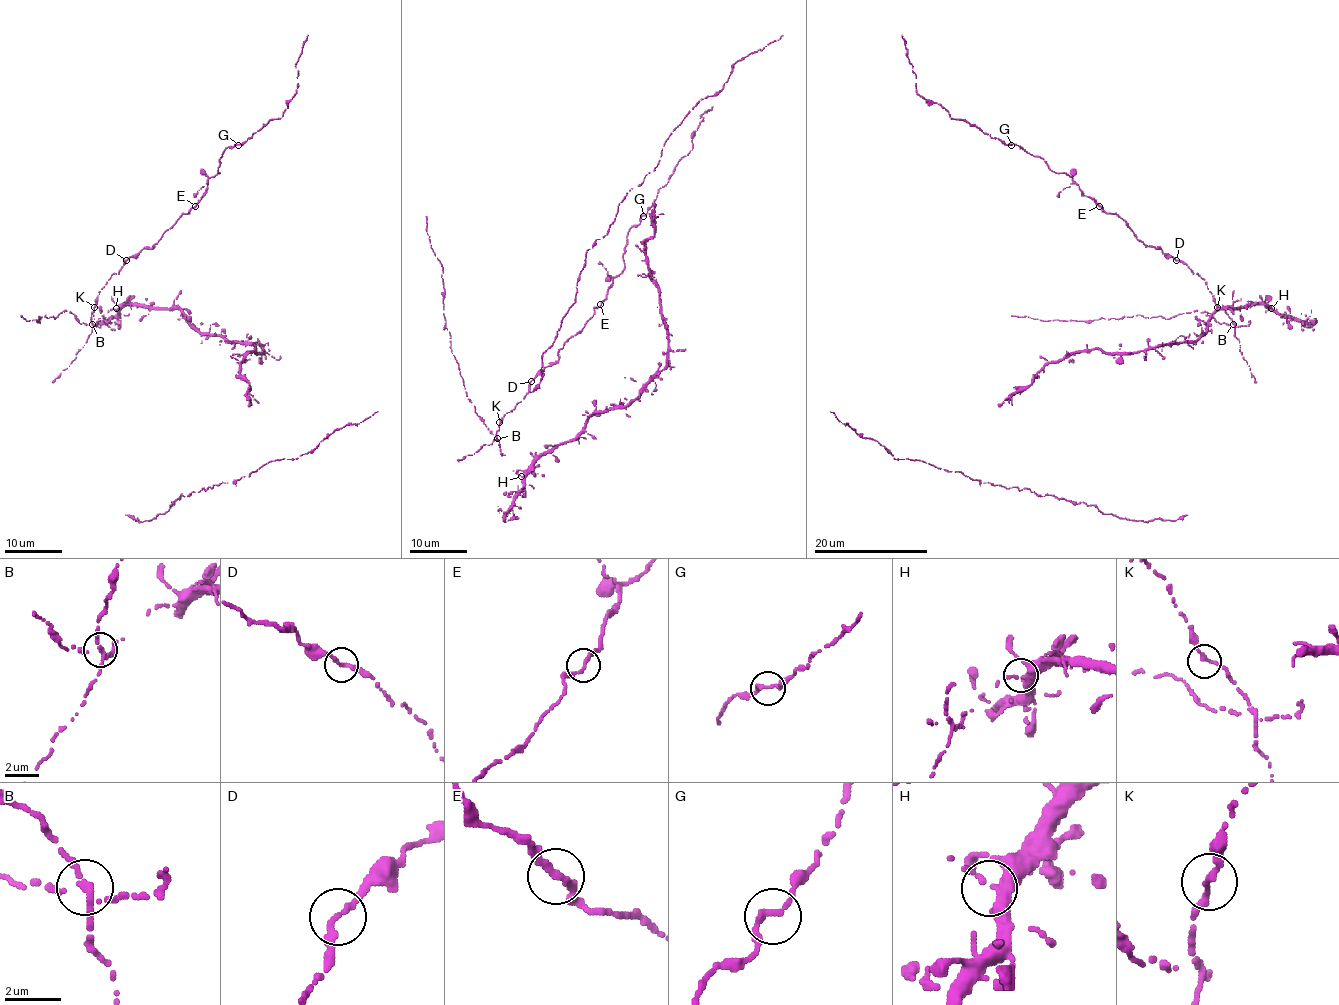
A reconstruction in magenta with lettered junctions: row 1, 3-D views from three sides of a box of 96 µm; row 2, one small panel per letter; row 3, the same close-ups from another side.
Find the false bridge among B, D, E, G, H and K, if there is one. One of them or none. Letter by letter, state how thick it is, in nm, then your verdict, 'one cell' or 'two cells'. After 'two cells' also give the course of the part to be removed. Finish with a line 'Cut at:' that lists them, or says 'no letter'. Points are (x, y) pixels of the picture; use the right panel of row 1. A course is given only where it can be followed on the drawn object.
B: 190 nm | two cells | (1233, 324), (1222, 324), (1206, 311), (1169, 318), (1138, 314), (1122, 318), (1064, 321), (1011, 316)
D: 240 nm | one cell
E: 240 nm | one cell
G: 240 nm | one cell
H: 300 nm | one cell
K: 240 nm | one cell
Cut at: B

